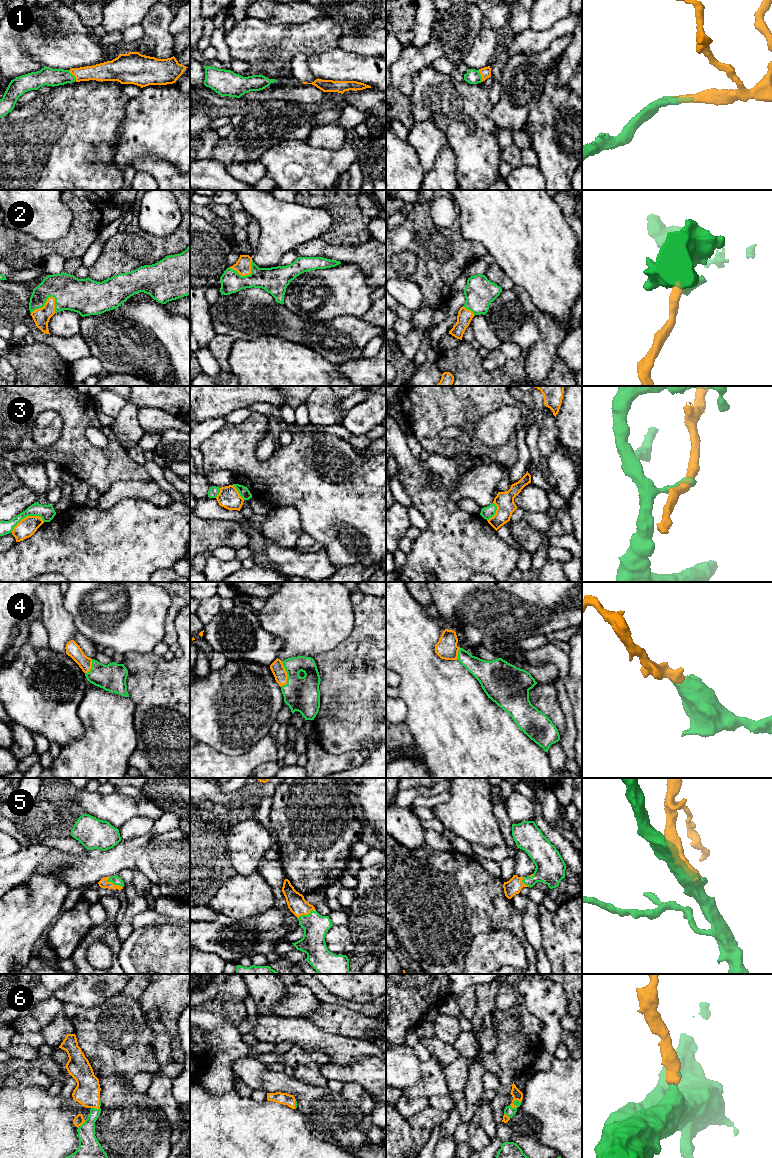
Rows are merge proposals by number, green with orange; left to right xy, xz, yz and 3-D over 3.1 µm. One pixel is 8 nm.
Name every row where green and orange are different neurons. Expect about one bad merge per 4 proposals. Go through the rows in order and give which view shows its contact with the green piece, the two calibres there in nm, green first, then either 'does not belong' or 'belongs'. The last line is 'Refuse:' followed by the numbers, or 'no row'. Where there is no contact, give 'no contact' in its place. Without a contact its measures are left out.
1: contact in xy; calibres 140 and 140 nm; does not belong
2: contact in xy; calibres 260 and 140 nm; belongs
3: contact in xy; calibres 120 and 150 nm; does not belong
4: contact in xz; calibres 280 and 110 nm; belongs
5: contact in xy; calibres 80 and 70 nm; belongs
6: contact in yz; calibres 80 and 80 nm; belongs
Refuse: 1, 3

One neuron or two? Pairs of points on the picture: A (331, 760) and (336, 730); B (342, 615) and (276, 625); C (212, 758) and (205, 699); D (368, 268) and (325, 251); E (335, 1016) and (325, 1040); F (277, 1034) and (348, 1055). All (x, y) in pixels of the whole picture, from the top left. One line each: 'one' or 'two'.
A: two
B: one
C: two
D: one
E: two
F: one

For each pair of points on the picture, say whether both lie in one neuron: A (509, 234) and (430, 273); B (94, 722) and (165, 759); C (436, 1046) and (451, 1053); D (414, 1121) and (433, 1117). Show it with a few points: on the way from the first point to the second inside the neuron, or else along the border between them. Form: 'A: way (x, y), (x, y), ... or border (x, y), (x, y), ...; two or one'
A: border (463, 237), (479, 242), (488, 253); two
B: border (134, 721), (136, 748), (127, 764); two
C: way (440, 1050), (447, 1053); one
D: way (419, 1121), (428, 1118); one

